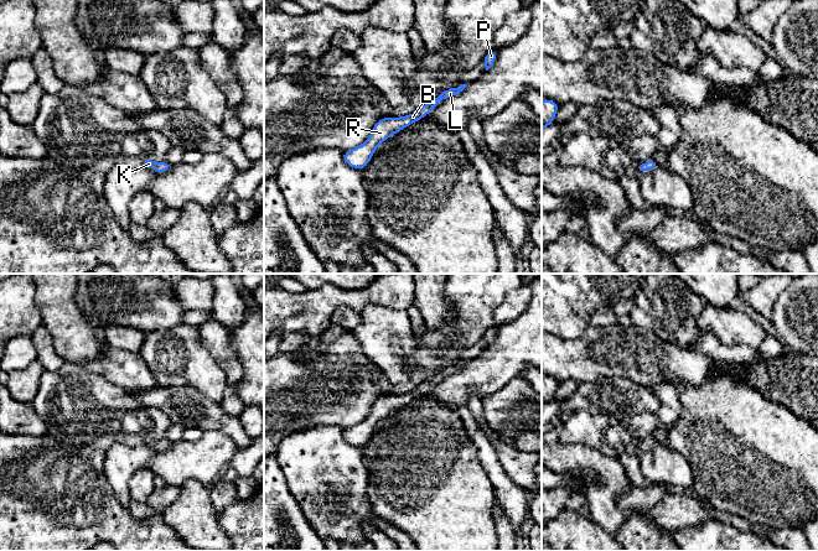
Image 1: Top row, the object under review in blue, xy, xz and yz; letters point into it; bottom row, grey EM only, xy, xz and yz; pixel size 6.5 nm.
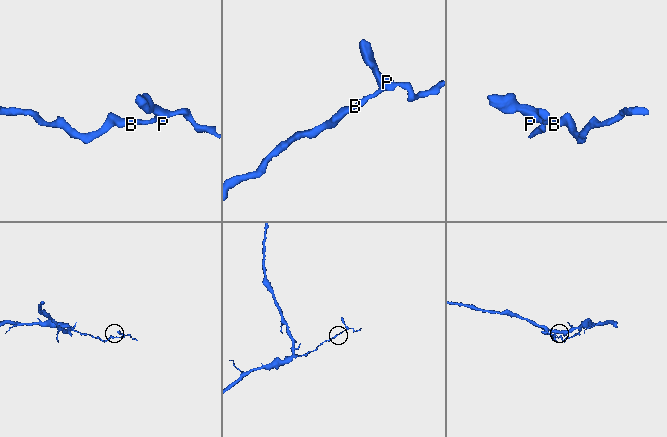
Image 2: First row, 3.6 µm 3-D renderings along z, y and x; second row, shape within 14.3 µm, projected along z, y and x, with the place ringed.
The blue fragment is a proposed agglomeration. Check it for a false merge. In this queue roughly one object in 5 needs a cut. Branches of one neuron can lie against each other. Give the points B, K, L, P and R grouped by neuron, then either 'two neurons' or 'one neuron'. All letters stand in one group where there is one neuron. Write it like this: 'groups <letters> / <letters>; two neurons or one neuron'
groups B K L P R; one neuron

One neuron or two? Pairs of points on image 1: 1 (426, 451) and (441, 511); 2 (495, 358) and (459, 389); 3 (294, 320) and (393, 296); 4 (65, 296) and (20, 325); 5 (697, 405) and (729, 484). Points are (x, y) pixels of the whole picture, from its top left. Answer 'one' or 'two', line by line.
1: one
2: one
3: one
4: two
5: one

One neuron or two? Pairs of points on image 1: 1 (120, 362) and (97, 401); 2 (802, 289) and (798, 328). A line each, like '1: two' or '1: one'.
1: two
2: one

